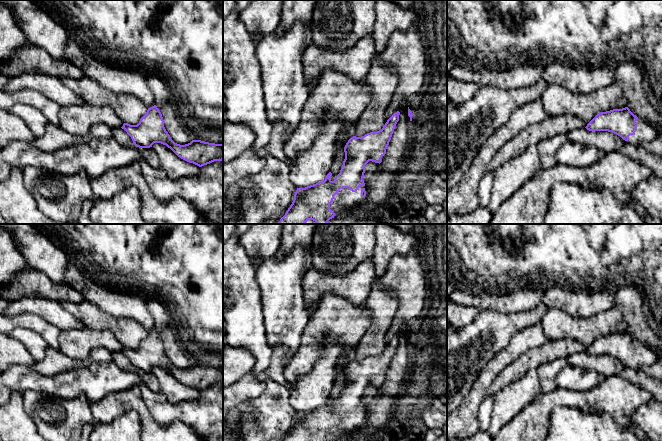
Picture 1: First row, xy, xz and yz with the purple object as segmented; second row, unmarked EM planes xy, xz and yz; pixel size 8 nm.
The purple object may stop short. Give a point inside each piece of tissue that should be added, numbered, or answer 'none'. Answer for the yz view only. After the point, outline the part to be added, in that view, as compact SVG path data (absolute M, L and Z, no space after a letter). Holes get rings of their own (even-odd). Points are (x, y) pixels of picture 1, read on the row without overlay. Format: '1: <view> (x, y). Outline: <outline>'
1: yz (644, 356). Outline: M639 341L636 345L636 348L637 352L635 354L635 358L630 359L627 366L640 370L642 367L652 365L659 360L659 357L655 354L654 351L647 348Z

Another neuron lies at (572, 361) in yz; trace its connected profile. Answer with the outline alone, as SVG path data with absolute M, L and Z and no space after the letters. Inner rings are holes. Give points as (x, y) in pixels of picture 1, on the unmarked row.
M579 352L568 357L568 366L594 370L603 377L620 375L633 384L649 391L654 400L662 403L662 382L647 375L642 370L623 364L620 360L608 355L589 355Z

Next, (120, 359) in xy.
M113 352L113 361L118 367L124 370L134 369L131 361L122 352Z

